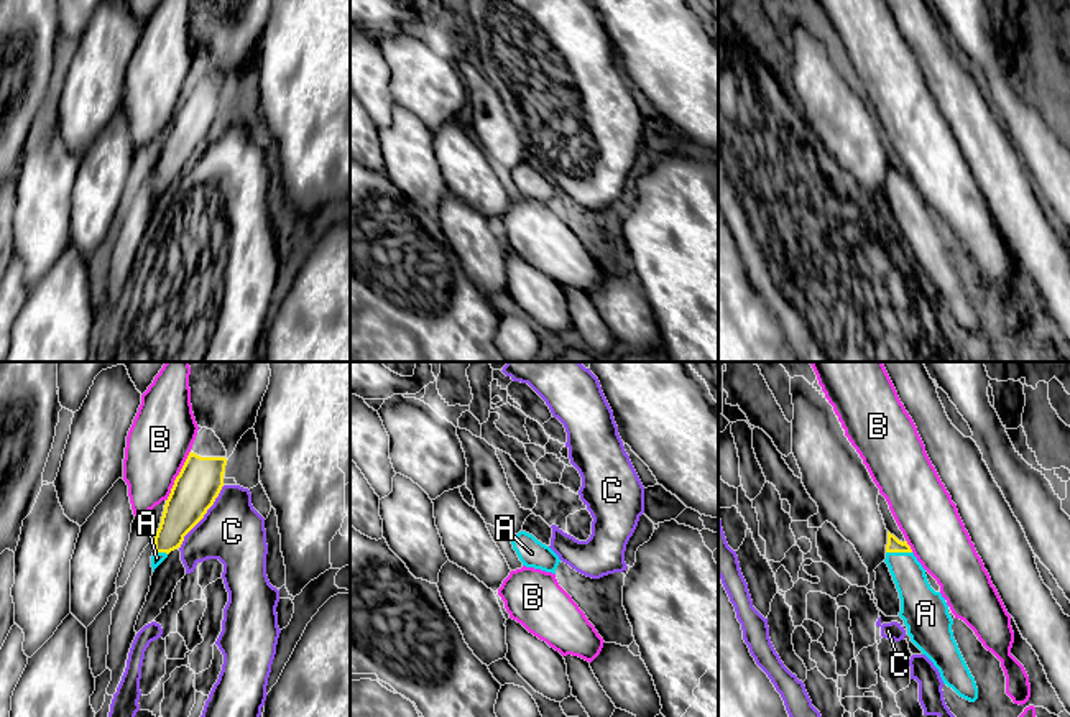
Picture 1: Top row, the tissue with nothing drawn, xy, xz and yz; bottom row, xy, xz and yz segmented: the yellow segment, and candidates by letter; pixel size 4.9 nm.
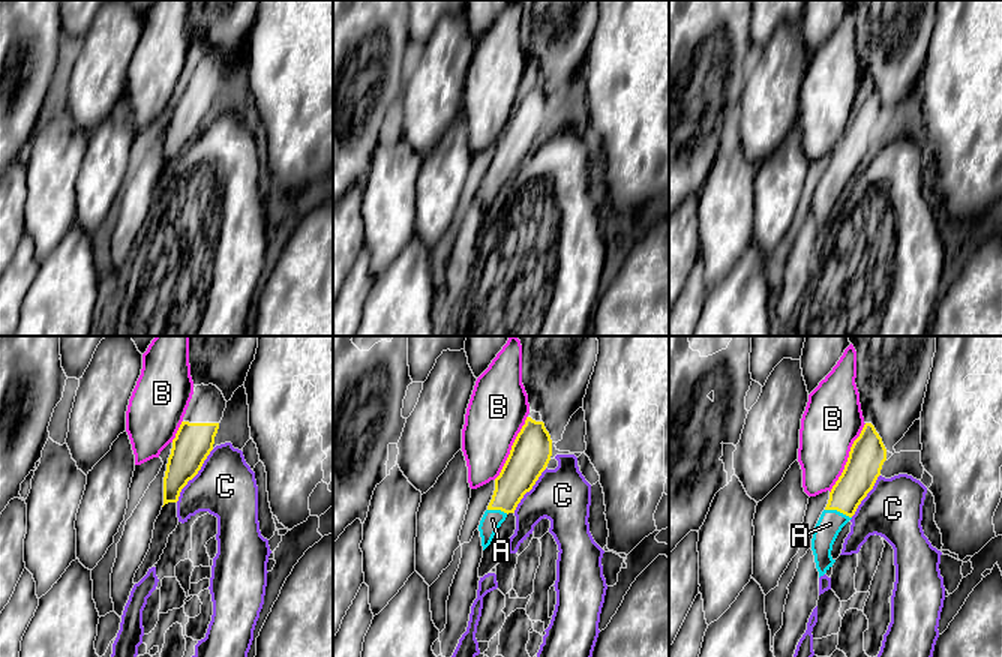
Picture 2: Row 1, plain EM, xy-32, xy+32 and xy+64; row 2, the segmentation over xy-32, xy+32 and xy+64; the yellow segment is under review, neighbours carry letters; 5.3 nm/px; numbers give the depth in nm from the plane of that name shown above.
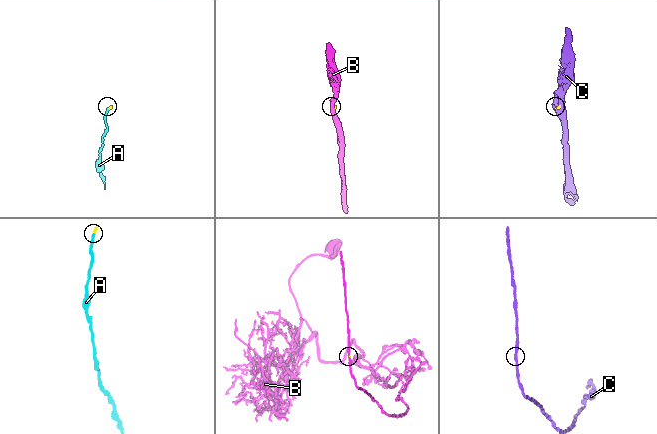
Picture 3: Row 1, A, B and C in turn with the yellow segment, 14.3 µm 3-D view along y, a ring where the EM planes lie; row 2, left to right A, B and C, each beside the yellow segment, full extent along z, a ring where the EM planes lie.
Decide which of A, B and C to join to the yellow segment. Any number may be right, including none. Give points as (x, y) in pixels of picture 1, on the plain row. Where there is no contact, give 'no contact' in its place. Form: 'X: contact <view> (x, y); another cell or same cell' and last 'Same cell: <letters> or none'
A: contact yz (899, 183); same cell
B: contact xy (178, 107); another cell
C: contact xy (202, 148); another cell
Same cell: A

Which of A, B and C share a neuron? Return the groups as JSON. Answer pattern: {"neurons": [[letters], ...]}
{"neurons": [["A"], ["B"], ["C"]]}

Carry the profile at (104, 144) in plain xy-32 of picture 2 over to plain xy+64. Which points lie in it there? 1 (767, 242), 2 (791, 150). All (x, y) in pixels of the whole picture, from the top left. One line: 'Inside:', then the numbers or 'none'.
Inside: 1, 2

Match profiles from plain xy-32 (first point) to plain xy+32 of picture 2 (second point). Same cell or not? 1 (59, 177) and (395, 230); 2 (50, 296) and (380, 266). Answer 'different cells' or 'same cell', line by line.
1: same cell
2: different cells

